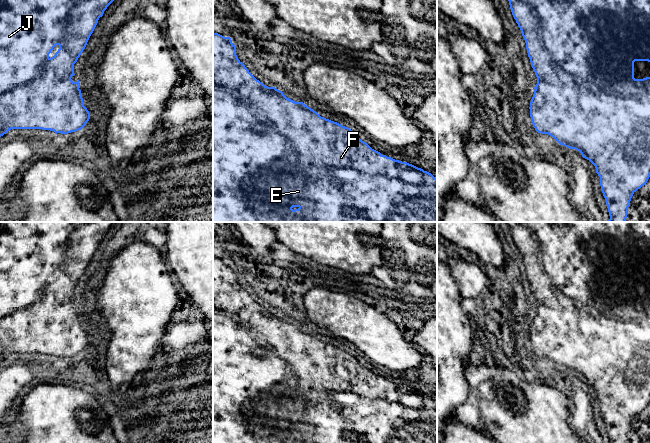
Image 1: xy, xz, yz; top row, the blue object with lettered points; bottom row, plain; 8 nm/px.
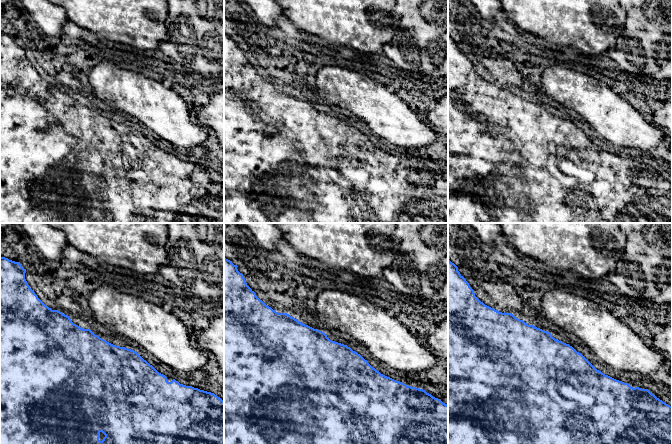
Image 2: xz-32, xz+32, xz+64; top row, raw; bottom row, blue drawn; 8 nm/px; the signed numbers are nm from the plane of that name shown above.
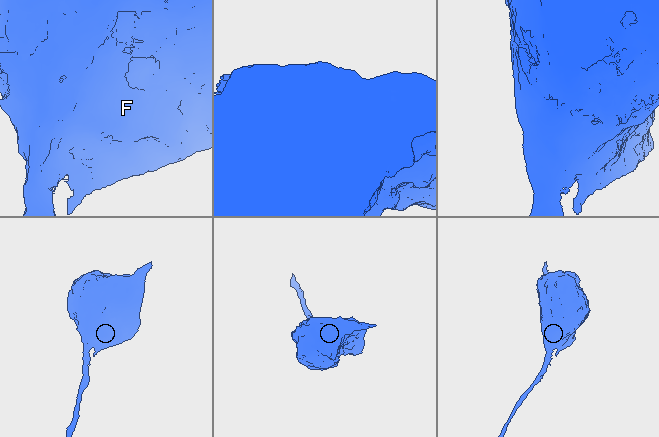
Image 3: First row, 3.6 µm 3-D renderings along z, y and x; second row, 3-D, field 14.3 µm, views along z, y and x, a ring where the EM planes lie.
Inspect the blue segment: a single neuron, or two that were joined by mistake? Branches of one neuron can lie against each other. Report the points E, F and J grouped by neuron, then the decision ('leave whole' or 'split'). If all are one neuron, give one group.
E F J | leave whole

